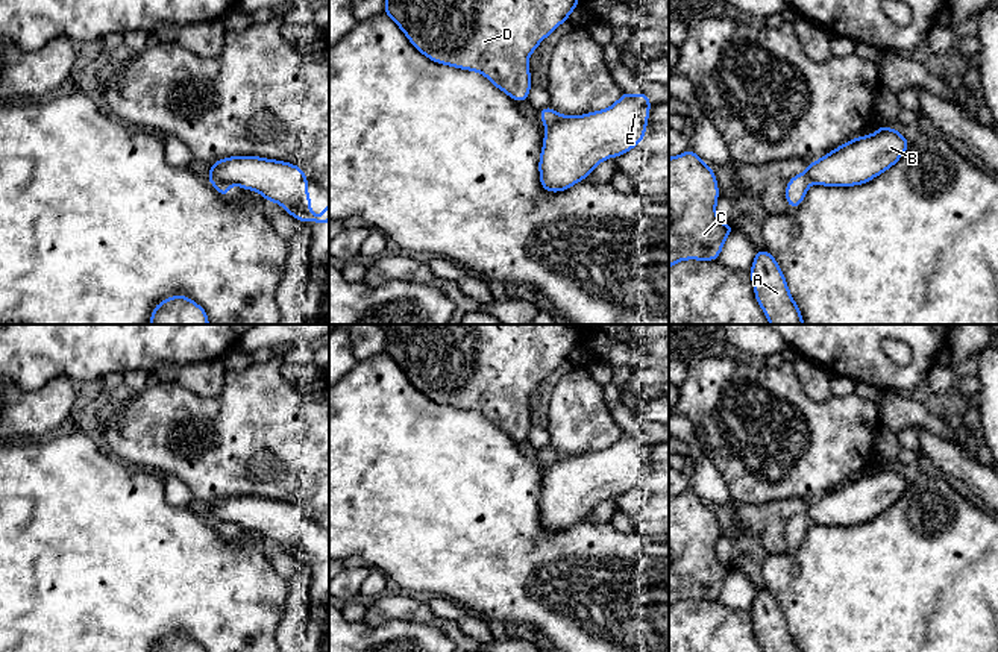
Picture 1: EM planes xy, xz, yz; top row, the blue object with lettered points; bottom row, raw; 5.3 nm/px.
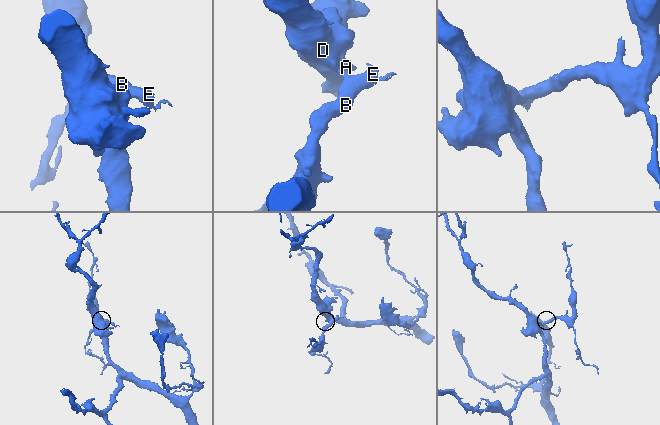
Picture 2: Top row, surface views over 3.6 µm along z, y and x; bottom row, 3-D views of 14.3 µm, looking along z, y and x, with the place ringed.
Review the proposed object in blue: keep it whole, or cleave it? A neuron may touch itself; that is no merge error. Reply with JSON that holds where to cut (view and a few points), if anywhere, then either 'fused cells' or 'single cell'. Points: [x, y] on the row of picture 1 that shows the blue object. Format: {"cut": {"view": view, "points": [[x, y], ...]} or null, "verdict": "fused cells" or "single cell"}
{"cut": {"view": "xz", "points": [[571, 117], [546, 126]]}, "verdict": "fused cells"}

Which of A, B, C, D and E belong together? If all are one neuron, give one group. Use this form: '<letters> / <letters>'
A C D / B E

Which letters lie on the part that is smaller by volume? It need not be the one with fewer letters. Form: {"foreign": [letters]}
{"foreign": ["B", "E"]}

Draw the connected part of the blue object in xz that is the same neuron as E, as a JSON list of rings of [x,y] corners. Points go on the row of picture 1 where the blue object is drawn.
[[[643,91],[623,92],[610,108],[546,126],[538,162],[541,188],[566,191],[599,162],[632,150],[646,135],[649,109]]]

